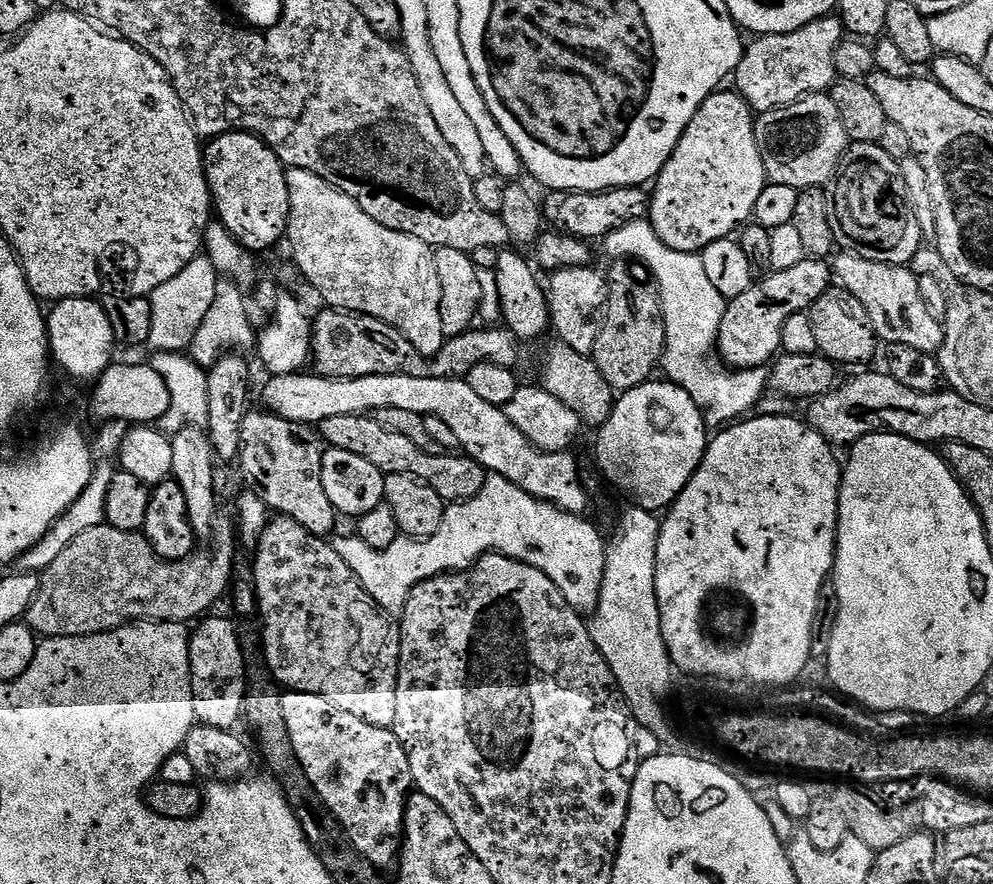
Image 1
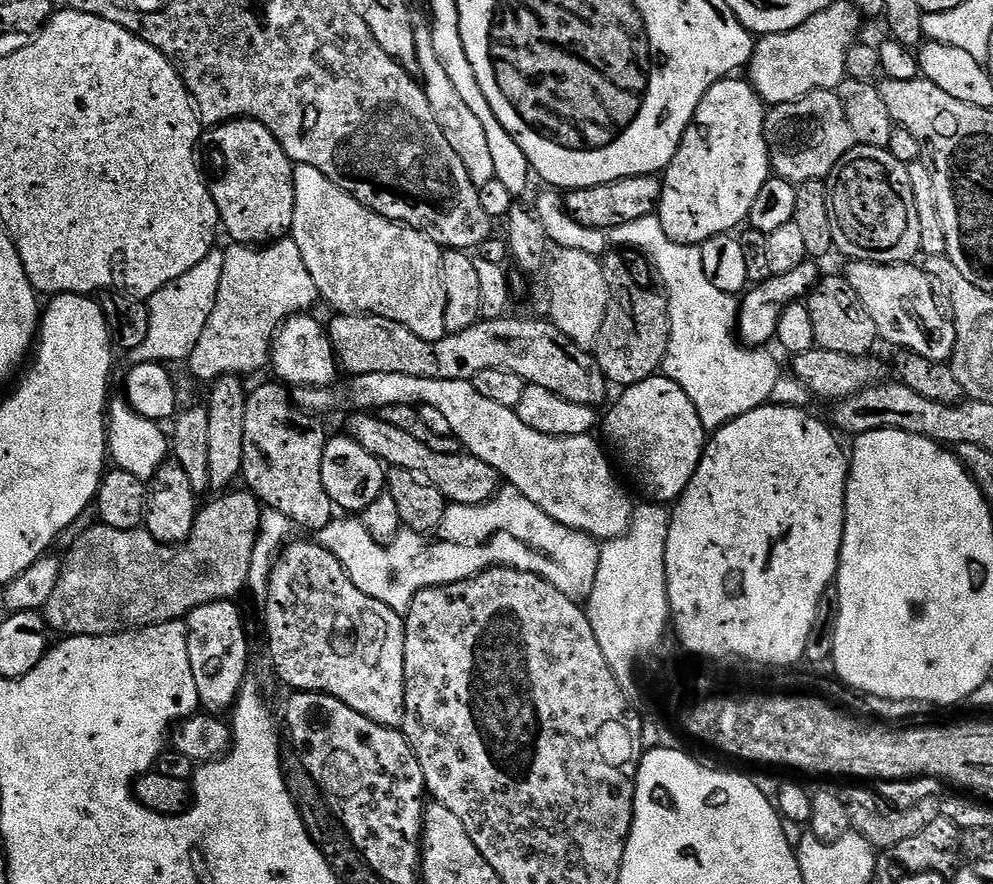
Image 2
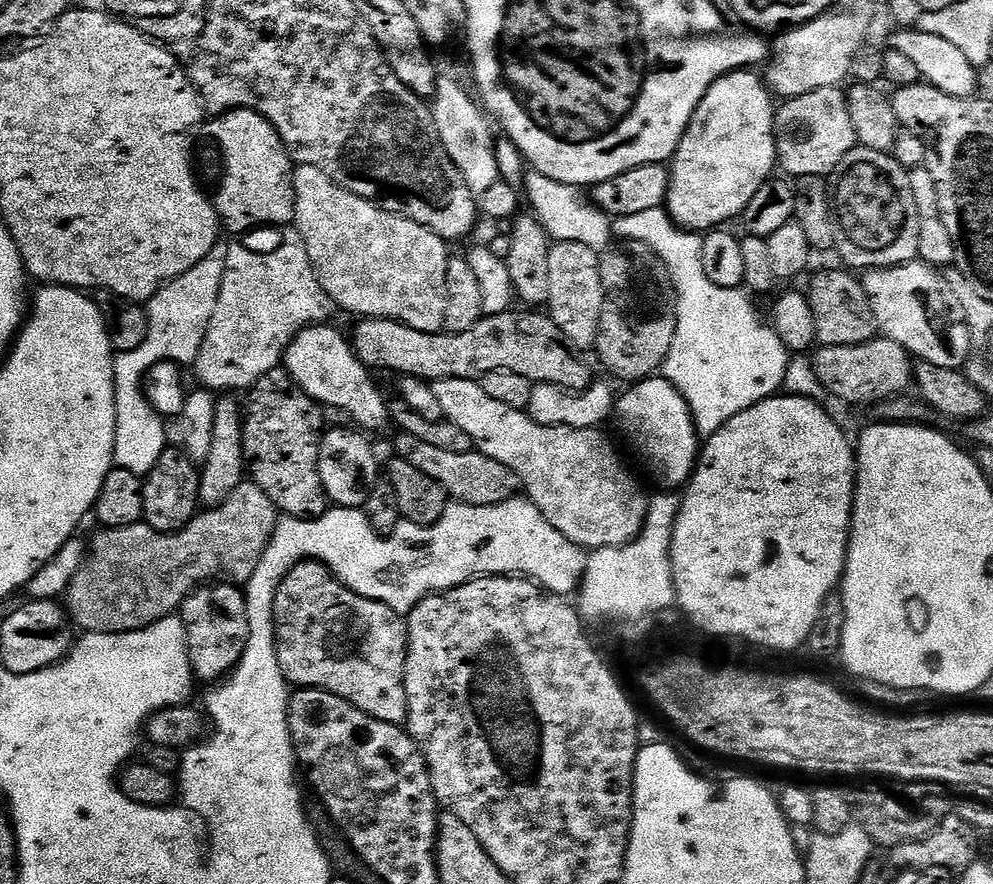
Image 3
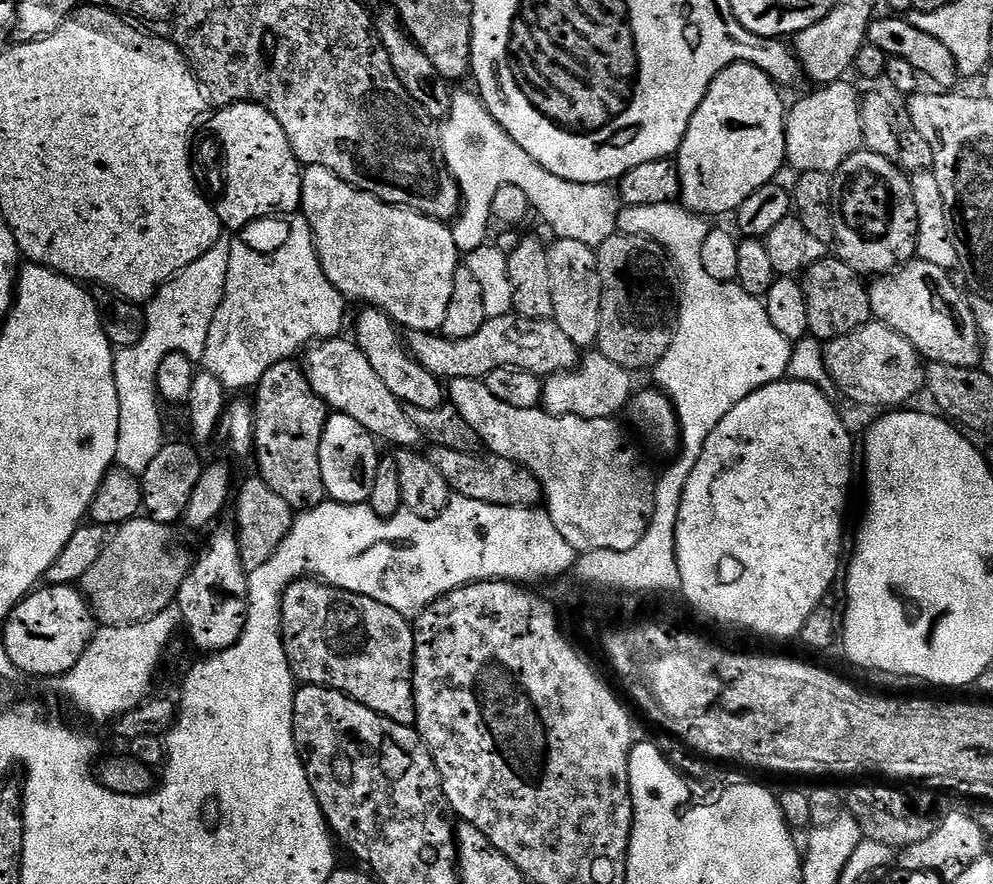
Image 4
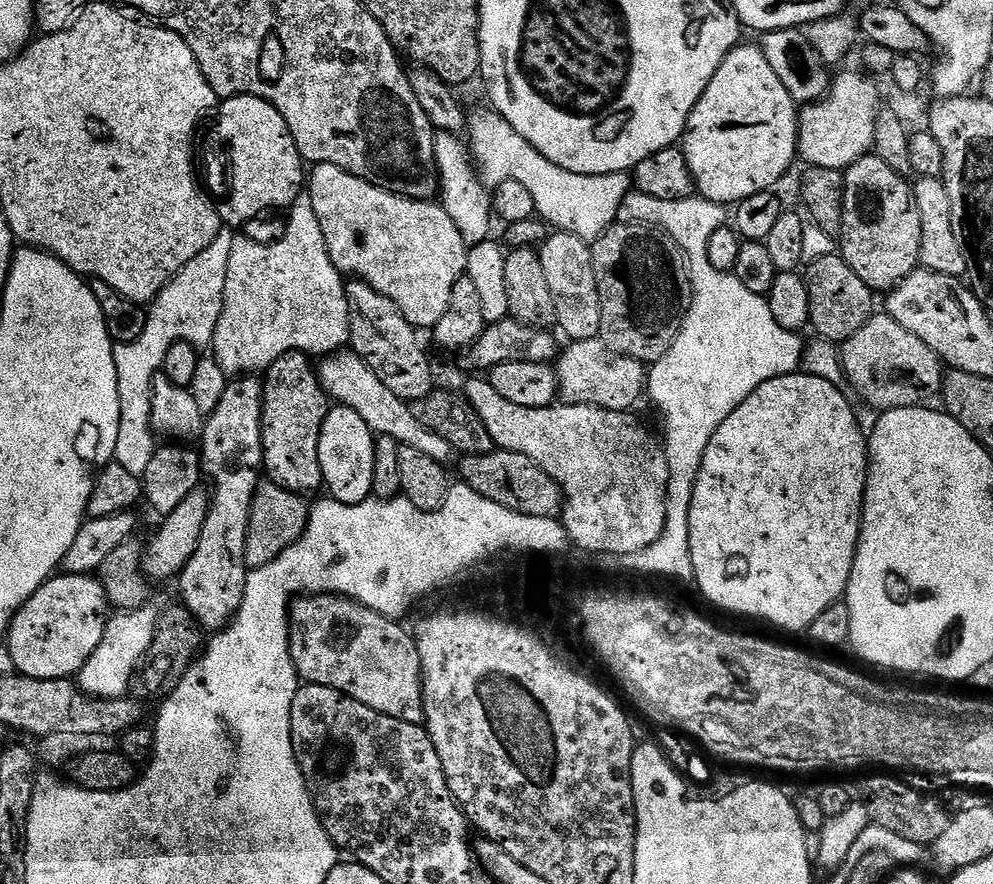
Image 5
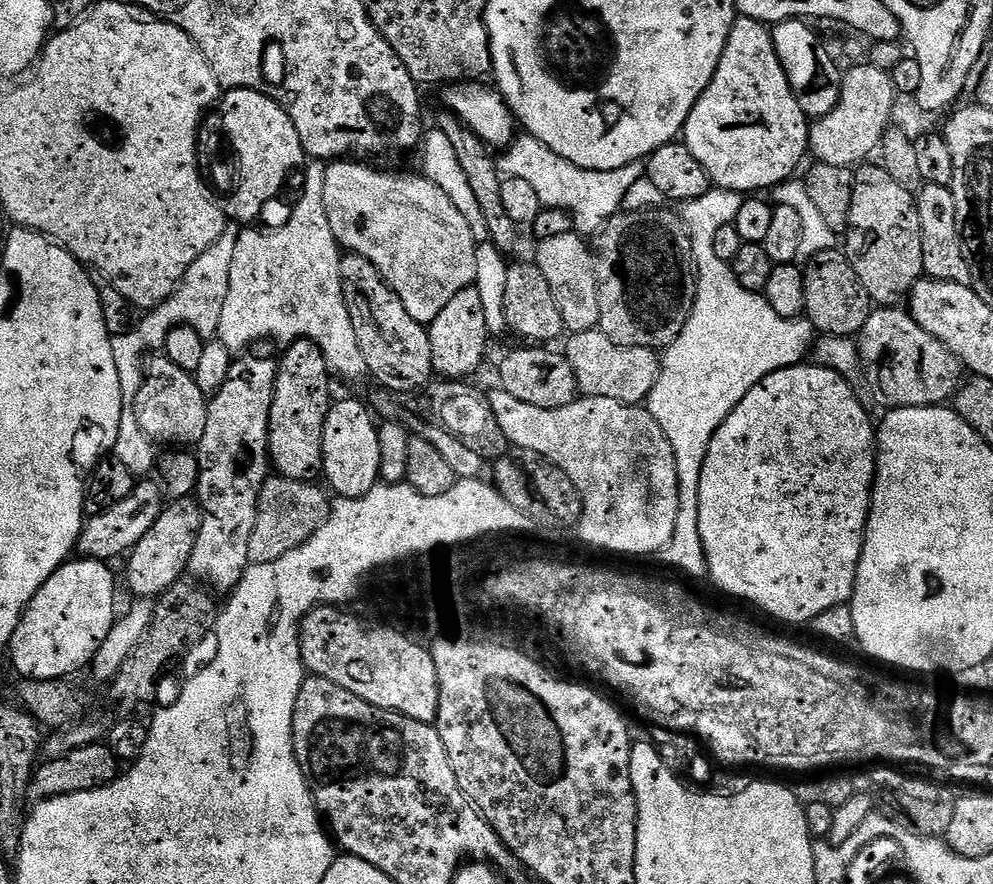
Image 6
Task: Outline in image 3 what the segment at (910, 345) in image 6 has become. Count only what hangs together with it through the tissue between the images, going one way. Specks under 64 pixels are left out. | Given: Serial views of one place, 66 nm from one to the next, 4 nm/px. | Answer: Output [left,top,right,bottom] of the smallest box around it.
[810,338,913,406]

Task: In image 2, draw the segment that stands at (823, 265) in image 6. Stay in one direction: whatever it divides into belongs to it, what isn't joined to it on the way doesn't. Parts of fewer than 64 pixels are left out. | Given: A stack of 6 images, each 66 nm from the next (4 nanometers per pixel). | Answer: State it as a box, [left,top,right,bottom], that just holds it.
[806,275,878,356]

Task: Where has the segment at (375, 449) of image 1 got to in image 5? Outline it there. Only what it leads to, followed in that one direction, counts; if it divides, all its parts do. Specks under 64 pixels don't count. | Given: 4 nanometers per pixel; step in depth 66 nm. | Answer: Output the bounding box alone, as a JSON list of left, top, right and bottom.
[459,450,564,518]

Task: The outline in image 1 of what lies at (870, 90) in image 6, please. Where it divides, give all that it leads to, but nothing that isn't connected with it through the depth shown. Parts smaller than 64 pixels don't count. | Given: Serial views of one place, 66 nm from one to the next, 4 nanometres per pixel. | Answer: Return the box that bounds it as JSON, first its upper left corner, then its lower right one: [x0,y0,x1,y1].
[756,94,850,190]

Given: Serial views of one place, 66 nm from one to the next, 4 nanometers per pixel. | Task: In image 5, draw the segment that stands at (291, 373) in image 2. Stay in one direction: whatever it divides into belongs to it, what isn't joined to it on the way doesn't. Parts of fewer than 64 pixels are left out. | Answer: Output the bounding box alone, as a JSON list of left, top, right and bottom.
[318,350,454,465]

